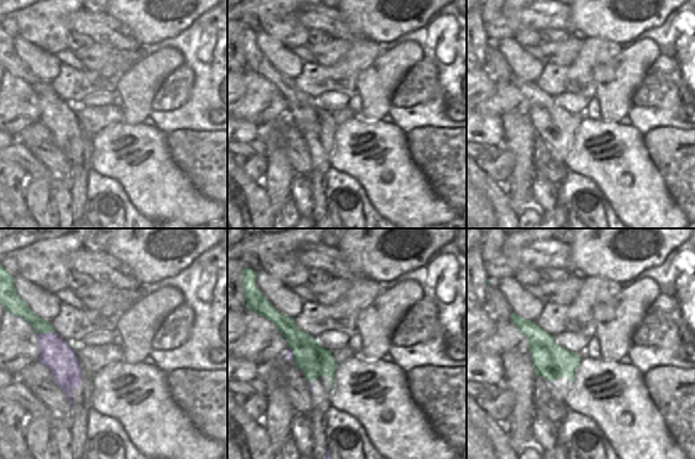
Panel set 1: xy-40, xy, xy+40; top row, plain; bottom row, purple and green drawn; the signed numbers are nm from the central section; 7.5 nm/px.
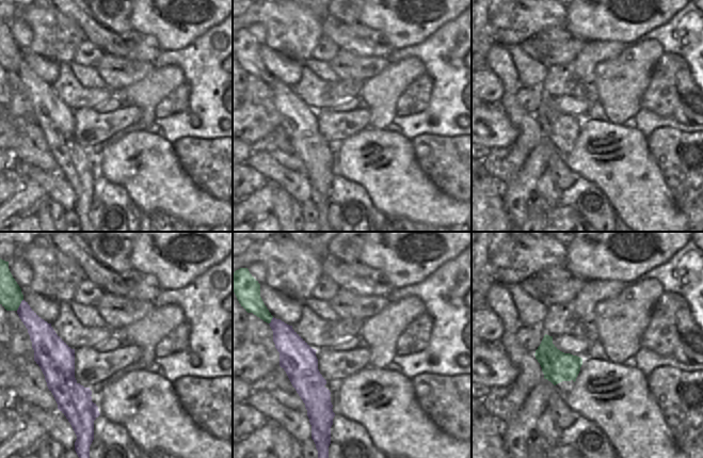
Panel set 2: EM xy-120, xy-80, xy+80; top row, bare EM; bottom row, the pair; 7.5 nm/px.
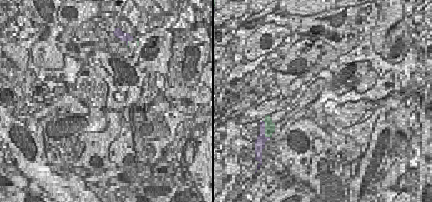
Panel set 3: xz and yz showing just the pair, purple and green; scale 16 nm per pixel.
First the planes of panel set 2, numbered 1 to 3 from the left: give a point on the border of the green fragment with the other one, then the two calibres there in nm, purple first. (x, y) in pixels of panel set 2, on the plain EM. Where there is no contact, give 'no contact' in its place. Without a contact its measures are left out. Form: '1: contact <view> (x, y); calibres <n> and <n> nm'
1: contact xy-120 (20, 65); calibres 170 and 170 nm
2: contact xy-80 (271, 81); calibres 200 and 180 nm
3: no contact

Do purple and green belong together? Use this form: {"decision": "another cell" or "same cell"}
{"decision": "another cell"}

